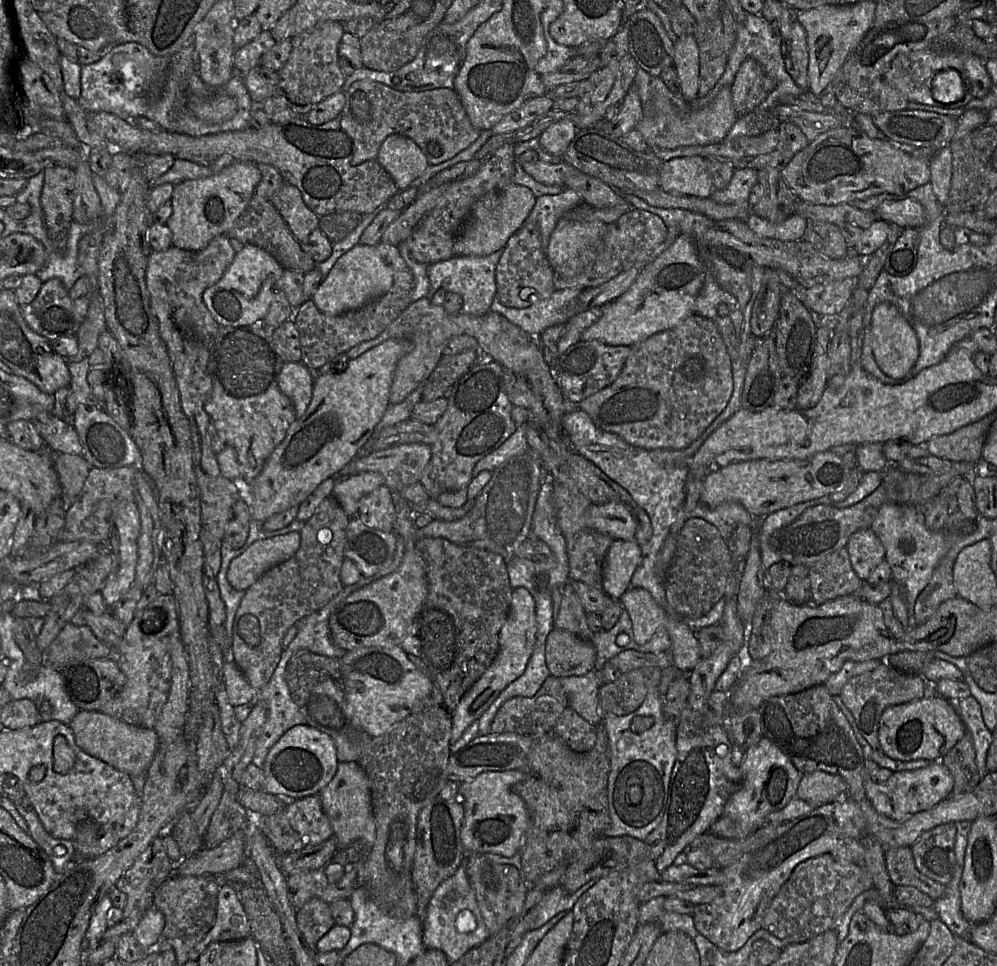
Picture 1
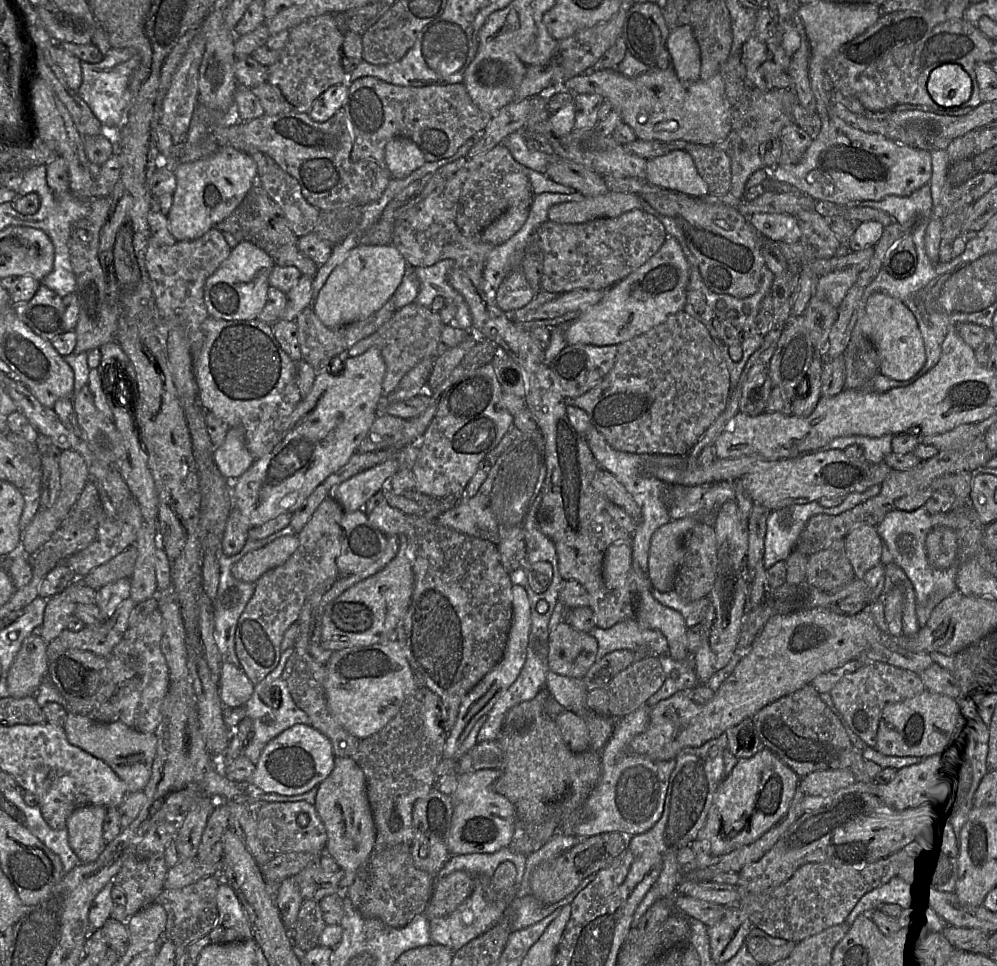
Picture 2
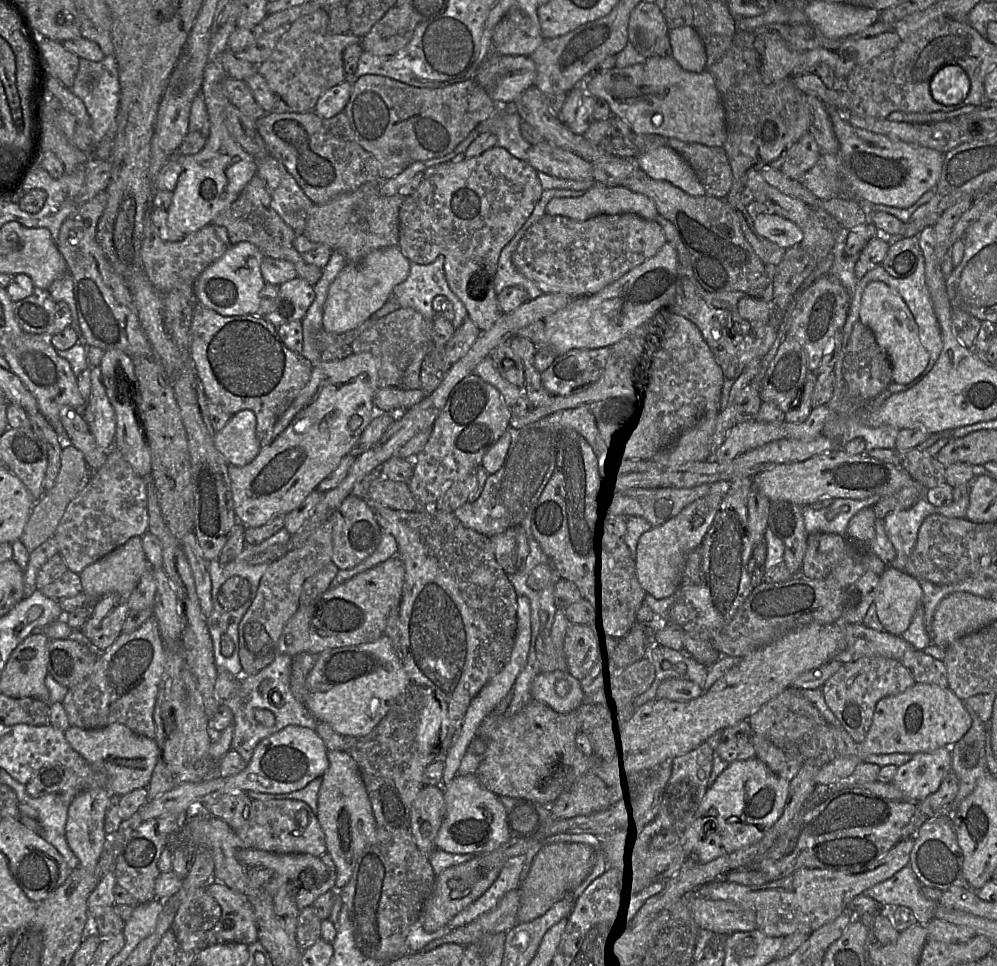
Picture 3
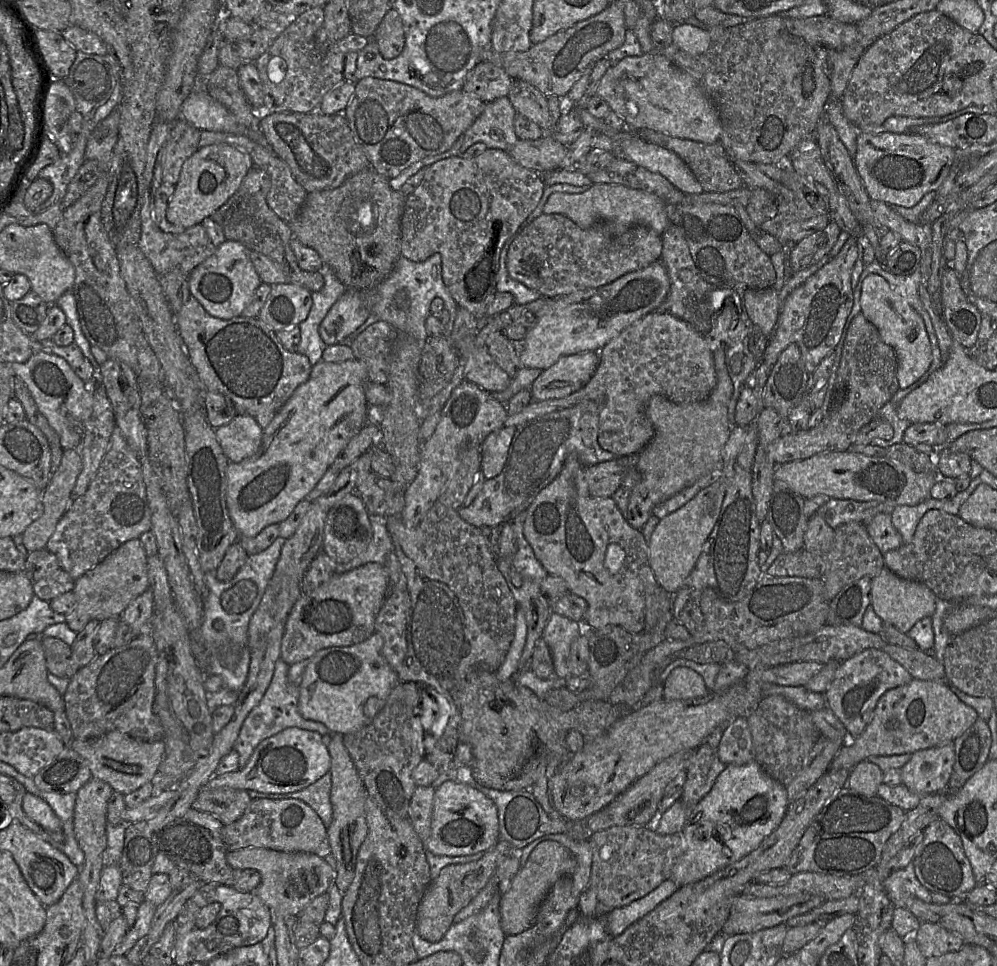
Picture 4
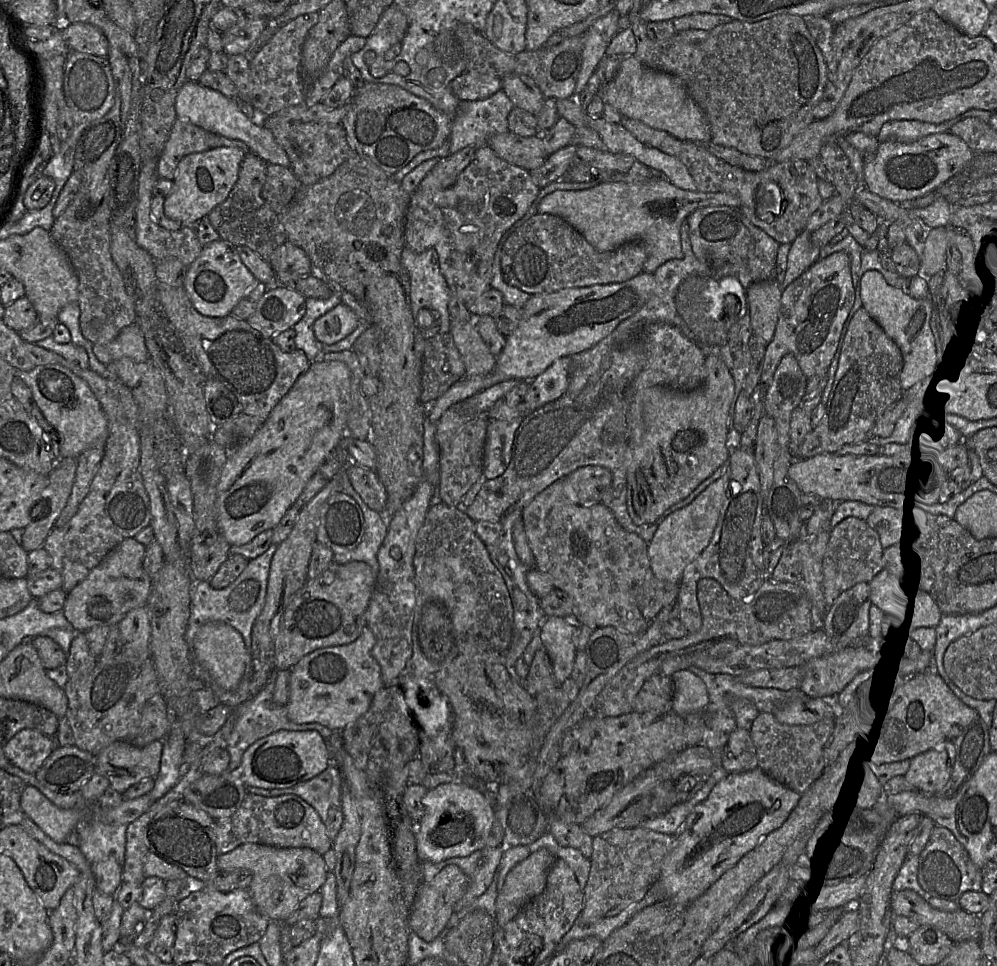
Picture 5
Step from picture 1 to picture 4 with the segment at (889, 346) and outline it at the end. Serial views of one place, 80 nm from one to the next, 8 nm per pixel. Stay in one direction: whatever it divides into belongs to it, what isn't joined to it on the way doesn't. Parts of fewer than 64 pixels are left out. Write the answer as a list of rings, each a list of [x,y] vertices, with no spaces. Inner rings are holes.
[[[877,274],[868,275],[862,281],[860,305],[861,313],[877,328],[882,341],[896,353],[900,389],[908,388],[925,374],[932,362],[931,344],[922,317]]]

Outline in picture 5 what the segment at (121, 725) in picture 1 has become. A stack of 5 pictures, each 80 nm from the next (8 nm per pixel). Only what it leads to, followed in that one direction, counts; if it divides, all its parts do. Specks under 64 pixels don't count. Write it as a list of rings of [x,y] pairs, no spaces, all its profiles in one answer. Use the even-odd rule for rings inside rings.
[[[155,740],[144,747],[116,741],[95,756],[95,772],[108,779],[120,794],[146,778],[155,778],[160,769],[163,742]]]

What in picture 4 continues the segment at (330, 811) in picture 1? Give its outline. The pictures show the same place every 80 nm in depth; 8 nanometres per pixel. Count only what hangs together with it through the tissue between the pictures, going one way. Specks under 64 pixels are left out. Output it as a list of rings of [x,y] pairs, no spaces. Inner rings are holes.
[[[332,733],[327,738],[327,748],[330,755],[331,792],[330,800],[333,809],[331,824],[327,827],[327,835],[331,854],[336,861],[334,881],[343,895],[353,880],[358,850],[364,841],[368,825],[365,813],[365,801],[368,796],[363,781],[343,744],[343,734]]]

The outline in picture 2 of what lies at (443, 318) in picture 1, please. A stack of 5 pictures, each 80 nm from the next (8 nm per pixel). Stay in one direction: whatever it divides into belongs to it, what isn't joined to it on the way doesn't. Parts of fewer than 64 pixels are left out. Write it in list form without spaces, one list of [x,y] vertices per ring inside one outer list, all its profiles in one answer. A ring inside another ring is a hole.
[[[412,302],[401,309],[384,323],[376,332],[356,342],[348,351],[349,356],[358,356],[371,347],[378,347],[386,365],[382,382],[383,396],[392,393],[402,377],[417,363],[425,358],[436,358],[444,323],[440,314],[429,307]]]

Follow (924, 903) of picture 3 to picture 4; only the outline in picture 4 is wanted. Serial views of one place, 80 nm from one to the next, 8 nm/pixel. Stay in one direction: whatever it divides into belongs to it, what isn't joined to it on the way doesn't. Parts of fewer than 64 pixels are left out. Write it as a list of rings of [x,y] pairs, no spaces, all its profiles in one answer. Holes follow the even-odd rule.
[[[913,862],[905,868],[893,871],[883,883],[884,889],[895,908],[905,908],[908,898],[916,897],[933,903],[931,892],[917,879]]]

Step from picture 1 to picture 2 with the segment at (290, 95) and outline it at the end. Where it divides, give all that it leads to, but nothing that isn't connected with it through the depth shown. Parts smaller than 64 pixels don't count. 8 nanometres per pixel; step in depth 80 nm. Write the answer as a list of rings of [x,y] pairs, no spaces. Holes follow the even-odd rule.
[[[334,14],[309,18],[289,30],[289,38],[277,61],[268,66],[268,82],[275,86],[288,111],[307,113],[320,95],[330,87],[346,81],[339,50],[344,41]]]

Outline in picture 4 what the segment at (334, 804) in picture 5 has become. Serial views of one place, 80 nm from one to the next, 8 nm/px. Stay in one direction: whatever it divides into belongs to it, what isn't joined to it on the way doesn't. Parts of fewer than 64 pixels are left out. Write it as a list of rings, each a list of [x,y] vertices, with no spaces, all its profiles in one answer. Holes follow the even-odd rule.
[[[326,772],[323,776],[317,779],[307,787],[288,793],[262,793],[255,790],[246,790],[252,799],[265,798],[265,799],[285,799],[295,798],[307,803],[321,818],[323,824],[327,828],[333,817],[333,809],[330,800],[331,792],[331,773]]]

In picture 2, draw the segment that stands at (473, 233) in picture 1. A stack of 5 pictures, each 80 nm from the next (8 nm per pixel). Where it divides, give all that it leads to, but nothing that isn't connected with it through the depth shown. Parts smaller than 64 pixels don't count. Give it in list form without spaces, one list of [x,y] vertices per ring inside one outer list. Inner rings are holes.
[[[526,199],[518,205],[509,207],[499,218],[482,232],[485,243],[500,246],[508,241],[527,220],[533,199]]]

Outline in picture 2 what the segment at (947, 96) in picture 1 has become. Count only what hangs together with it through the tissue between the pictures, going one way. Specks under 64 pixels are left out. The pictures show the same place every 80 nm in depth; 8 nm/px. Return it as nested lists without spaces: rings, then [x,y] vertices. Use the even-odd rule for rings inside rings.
[[[946,63],[934,69],[927,82],[931,98],[943,107],[954,107],[967,101],[972,88],[972,78],[955,63]]]

